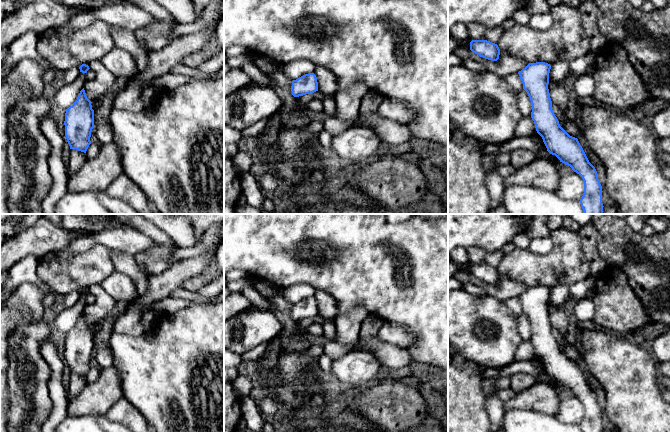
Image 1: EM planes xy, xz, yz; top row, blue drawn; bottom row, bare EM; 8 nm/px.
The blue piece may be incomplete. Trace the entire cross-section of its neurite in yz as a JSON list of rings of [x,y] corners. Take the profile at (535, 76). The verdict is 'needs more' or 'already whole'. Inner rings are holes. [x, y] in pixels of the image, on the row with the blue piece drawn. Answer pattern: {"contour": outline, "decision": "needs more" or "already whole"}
{"contour": [[[536,62],[529,63],[518,72],[523,89],[531,101],[531,118],[547,151],[582,177],[584,193],[579,202],[584,214],[603,214],[602,186],[597,171],[589,162],[578,139],[560,126],[552,110],[548,89],[550,69],[550,64]]], "decision": "already whole"}

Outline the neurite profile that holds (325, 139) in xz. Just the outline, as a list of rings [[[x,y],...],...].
[[[322,130],[318,137],[318,142],[325,148],[325,149],[332,149],[332,136],[326,130]]]

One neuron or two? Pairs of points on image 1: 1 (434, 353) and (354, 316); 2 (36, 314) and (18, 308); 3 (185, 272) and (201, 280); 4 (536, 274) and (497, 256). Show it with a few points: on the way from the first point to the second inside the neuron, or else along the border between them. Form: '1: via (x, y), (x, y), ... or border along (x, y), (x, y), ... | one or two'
1: border along (344, 313), (359, 305), (369, 313) | two
2: via (32, 310), (29, 307), (22, 307) | one
3: border along (200, 273), (190, 277), (182, 287) | two
4: border along (504, 255), (496, 267) | two

